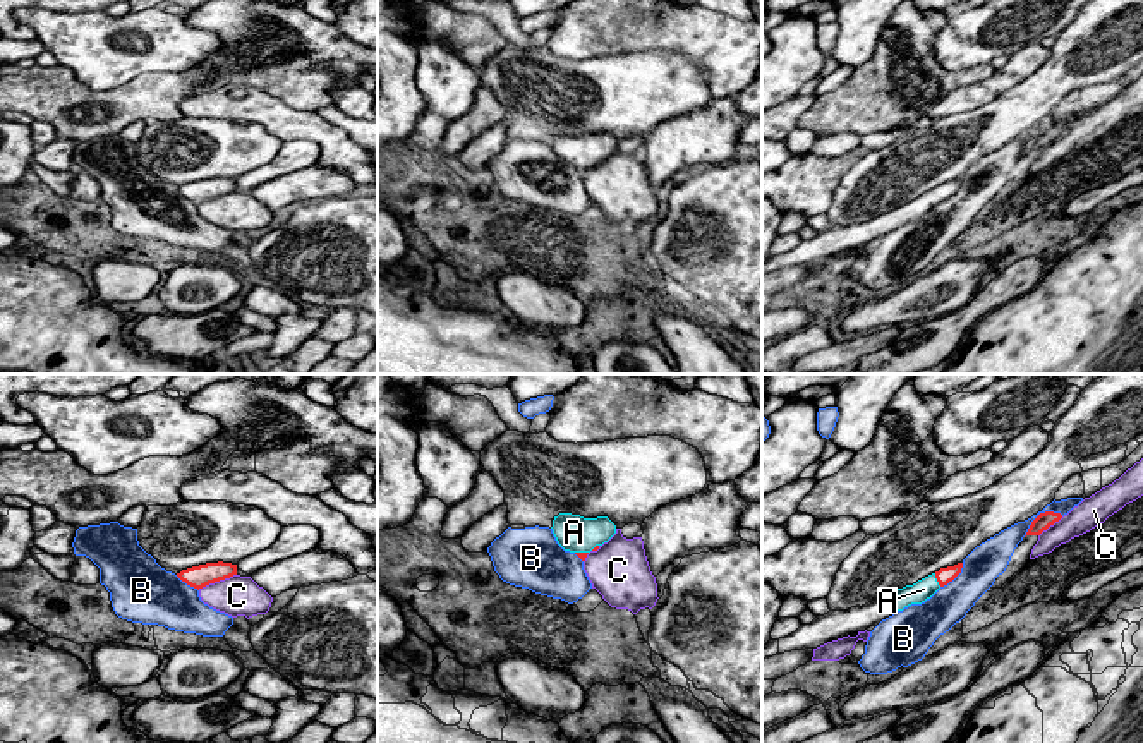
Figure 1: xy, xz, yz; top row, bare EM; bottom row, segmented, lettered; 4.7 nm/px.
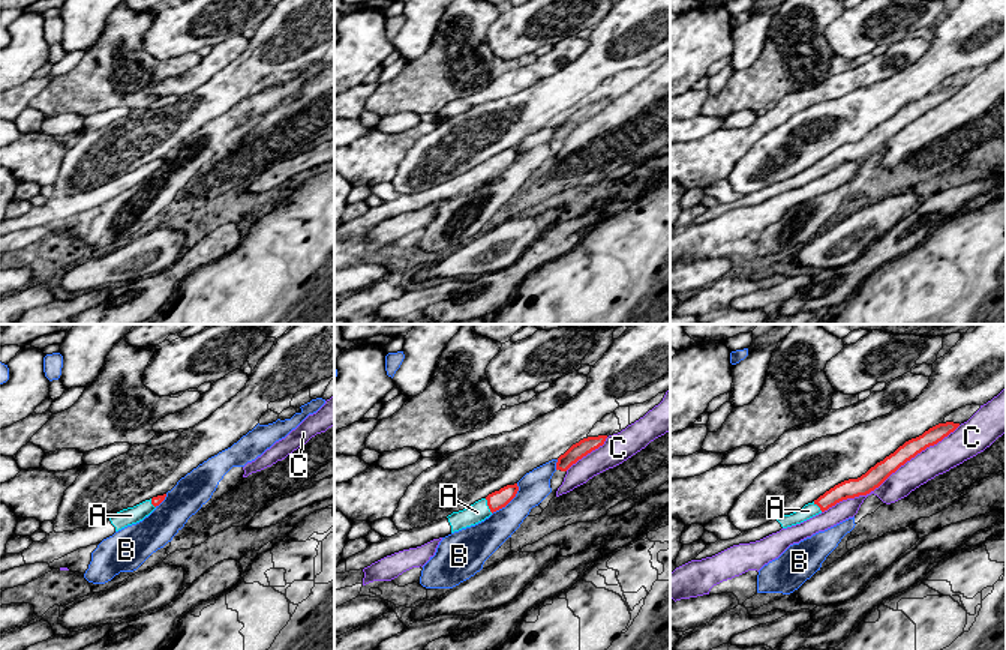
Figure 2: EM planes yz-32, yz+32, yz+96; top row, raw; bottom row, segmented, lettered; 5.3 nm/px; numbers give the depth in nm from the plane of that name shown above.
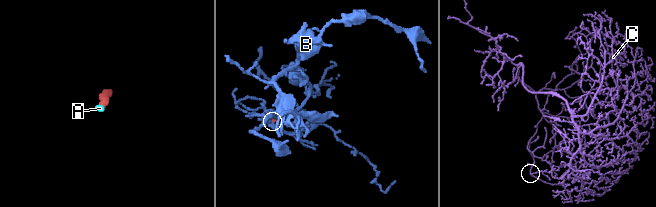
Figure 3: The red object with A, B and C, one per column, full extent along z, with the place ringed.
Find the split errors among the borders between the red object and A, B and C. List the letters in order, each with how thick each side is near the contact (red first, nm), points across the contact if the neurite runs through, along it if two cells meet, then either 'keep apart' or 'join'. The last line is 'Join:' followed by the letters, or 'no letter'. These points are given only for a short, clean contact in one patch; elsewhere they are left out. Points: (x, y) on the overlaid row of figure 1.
A: calibres 80 and 100 nm; way yz (944, 575), (937, 580), (924, 589); join
B: calibres 80 and 130 nm; keep apart
C: calibres 110 and 190 nm; keep apart
Join: A

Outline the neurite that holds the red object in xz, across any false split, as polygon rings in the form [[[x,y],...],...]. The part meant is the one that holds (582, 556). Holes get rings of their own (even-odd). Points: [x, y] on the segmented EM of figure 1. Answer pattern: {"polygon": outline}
{"polygon": [[[572,513],[554,516],[551,529],[558,544],[582,561],[616,534],[616,525],[608,516],[584,518]]]}

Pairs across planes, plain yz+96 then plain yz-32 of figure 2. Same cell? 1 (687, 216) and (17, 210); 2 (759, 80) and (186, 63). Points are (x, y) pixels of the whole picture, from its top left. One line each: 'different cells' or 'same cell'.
1: same cell
2: same cell

